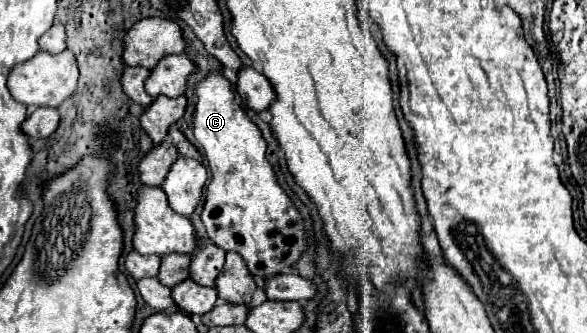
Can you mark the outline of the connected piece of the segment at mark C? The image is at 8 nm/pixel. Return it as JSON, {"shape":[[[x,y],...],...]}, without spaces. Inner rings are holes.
{"shape":[[[208,74],[196,88],[194,136],[206,152],[212,172],[200,216],[208,236],[226,252],[240,252],[252,276],[268,280],[288,272],[306,250],[304,220],[276,180],[258,126],[234,102],[230,82],[222,74]]]}

